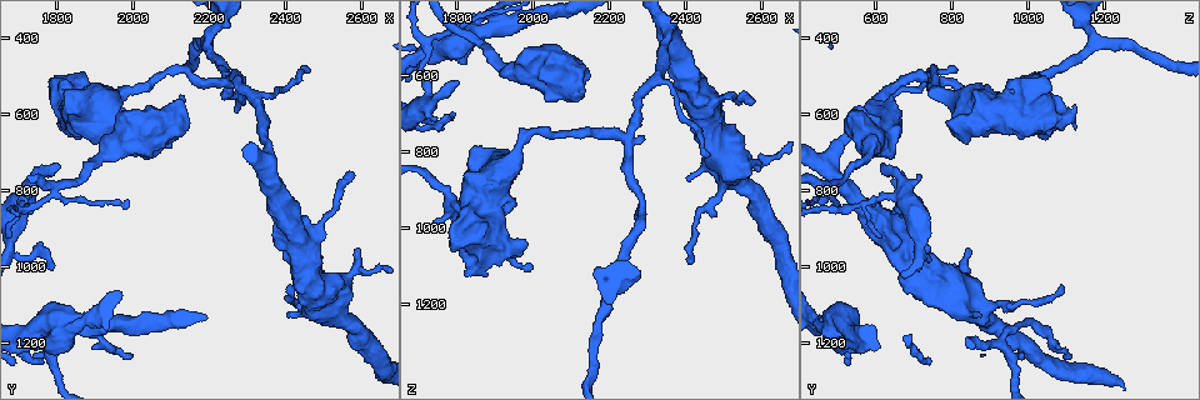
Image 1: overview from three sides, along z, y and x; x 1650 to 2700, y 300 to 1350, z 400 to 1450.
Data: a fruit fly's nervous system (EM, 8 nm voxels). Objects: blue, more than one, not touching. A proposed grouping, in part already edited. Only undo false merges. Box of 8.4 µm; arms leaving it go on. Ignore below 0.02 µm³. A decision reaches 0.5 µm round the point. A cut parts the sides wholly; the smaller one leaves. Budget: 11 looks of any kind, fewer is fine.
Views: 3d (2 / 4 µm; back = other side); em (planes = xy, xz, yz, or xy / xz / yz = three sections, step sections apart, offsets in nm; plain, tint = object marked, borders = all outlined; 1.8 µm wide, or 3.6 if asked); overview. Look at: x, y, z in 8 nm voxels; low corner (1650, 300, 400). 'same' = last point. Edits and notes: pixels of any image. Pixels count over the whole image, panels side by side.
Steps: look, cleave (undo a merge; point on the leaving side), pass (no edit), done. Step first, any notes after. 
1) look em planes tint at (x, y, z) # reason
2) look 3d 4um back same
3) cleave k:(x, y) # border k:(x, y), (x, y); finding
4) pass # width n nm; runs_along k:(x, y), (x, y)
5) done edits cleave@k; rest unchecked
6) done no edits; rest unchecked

look 3d 4um back at (2010, 655, 580) # calibre changes

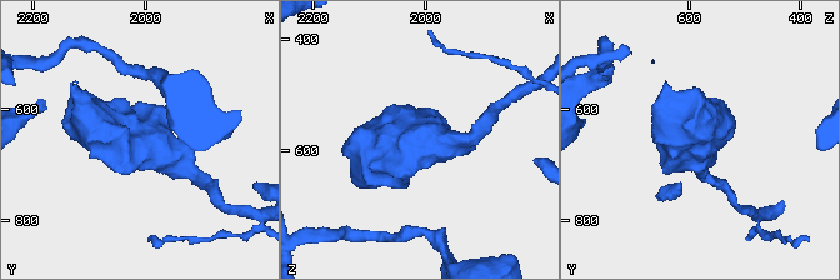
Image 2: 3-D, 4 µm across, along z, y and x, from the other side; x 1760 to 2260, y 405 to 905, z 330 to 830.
look em planes tint at (2015, 665, 580) # shape alone is not enough

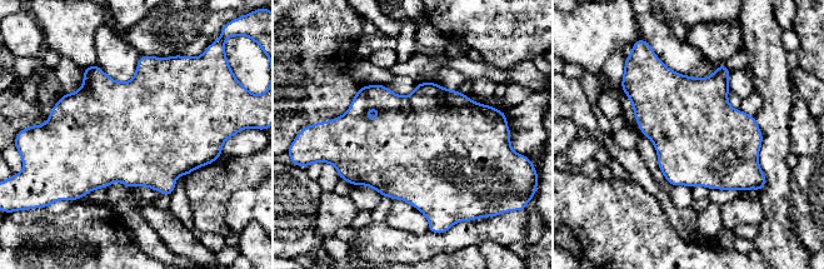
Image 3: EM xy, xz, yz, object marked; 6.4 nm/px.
pass # width 600 nm; continuous, no second neuron

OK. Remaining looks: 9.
look em 3.6um planes borders at (1845, 1155, 480) # calibre changes

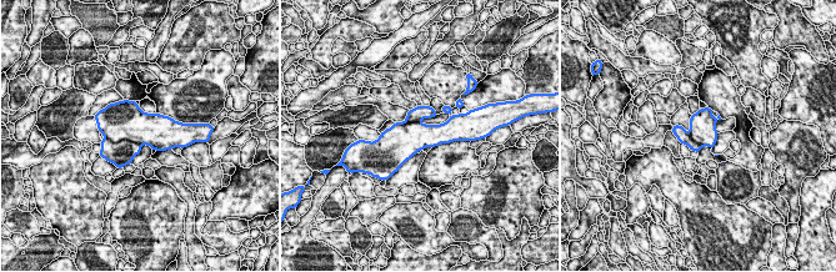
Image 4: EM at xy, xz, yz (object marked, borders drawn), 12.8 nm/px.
cleave 4:(120, 154) # width 360 nm; a second neuron is stuck on

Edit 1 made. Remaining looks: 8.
look 3d 4um at (2240, 510, 755)

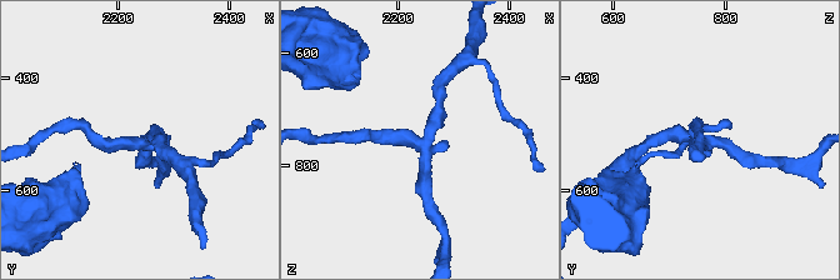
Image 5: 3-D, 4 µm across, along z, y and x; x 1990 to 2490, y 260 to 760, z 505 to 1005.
look em planes tint at (2245, 515, 760) # arms 3

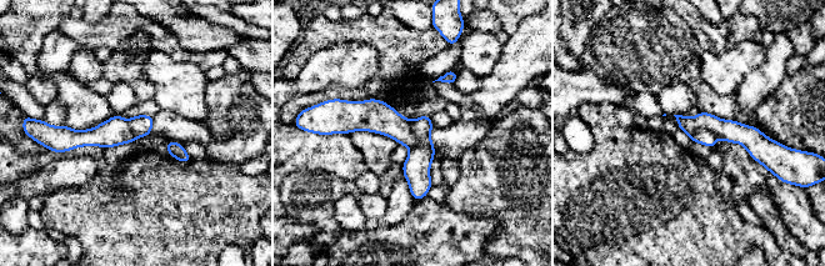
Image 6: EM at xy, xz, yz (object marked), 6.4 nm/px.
cleave 6:(380, 118) # width 190 nm; border 6:(409, 121), (415, 144), (411, 149); two neurons meet here

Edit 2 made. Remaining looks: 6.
done edits cleave@4, cleave@6; rest unchecked

